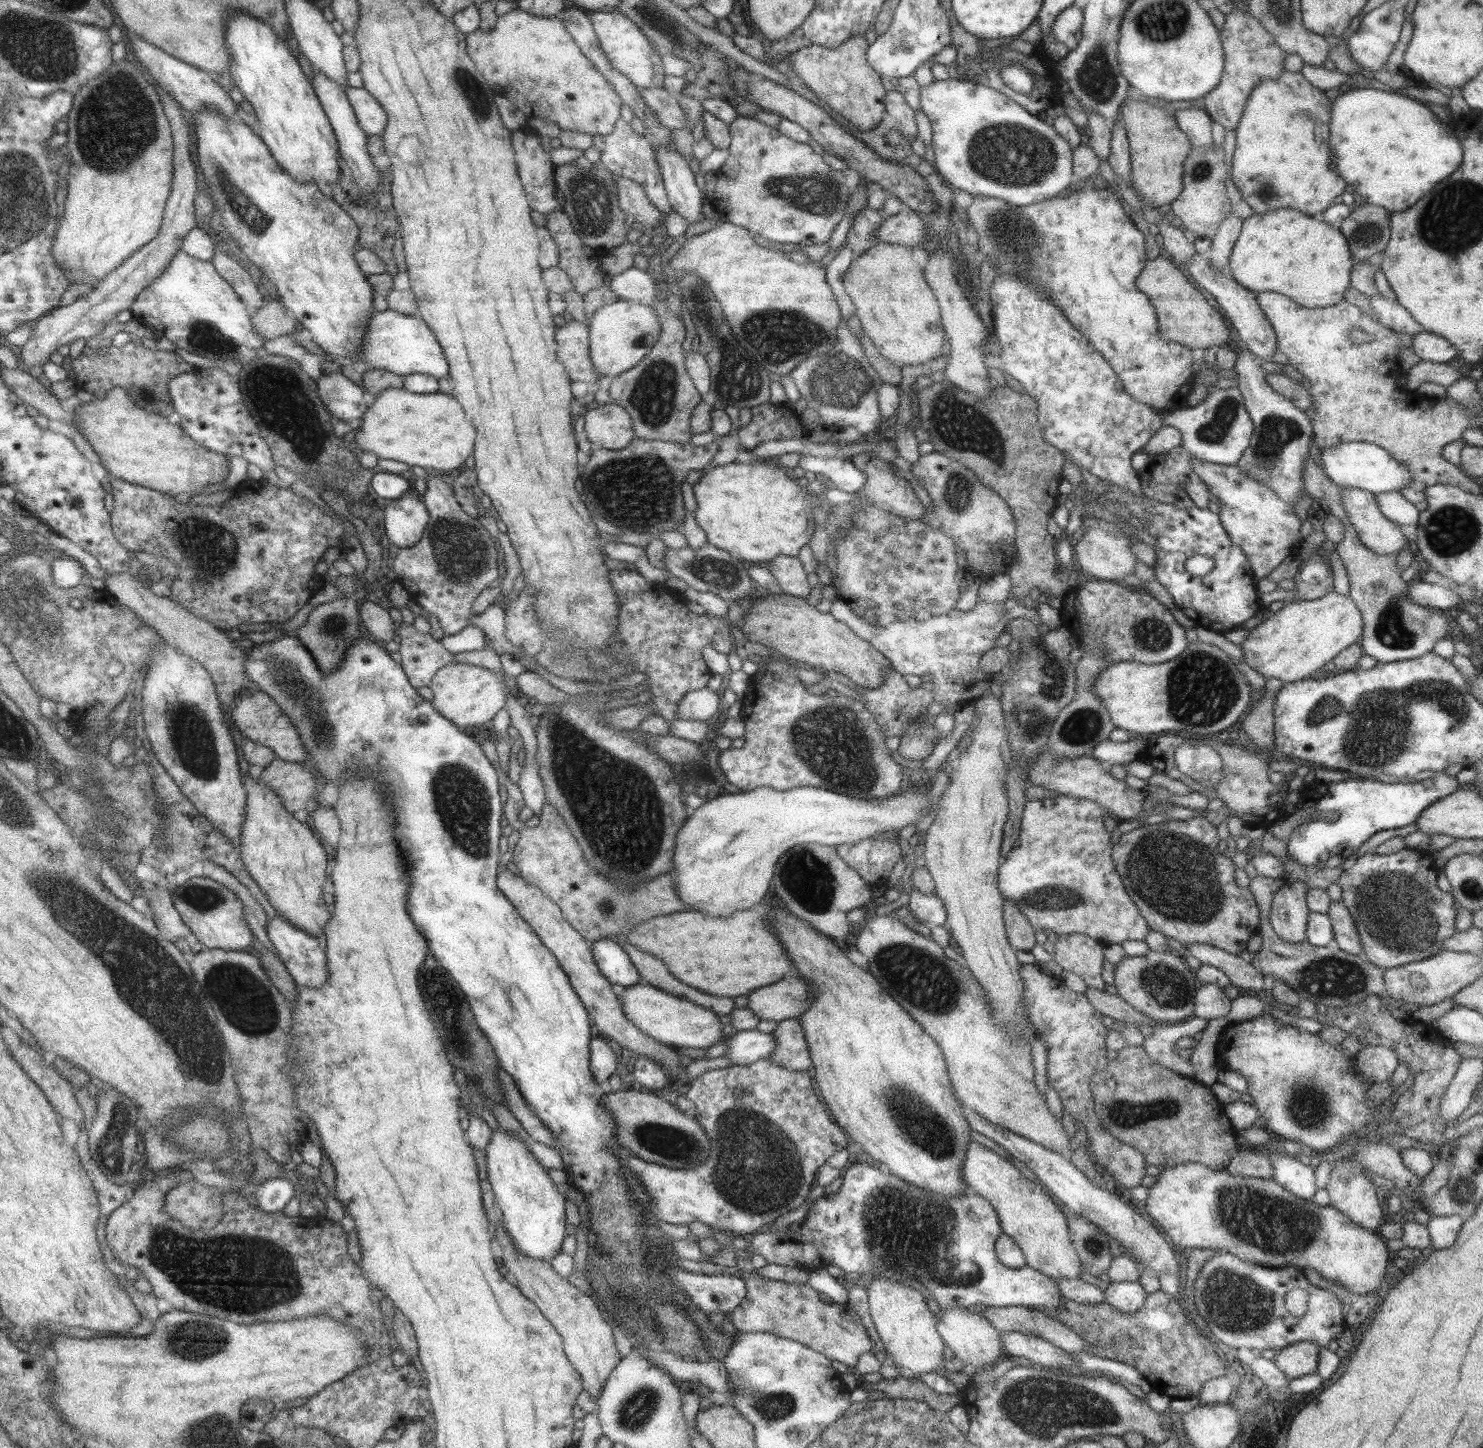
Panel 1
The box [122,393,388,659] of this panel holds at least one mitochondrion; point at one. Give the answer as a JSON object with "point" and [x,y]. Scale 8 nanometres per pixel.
{"point":[212,549]}

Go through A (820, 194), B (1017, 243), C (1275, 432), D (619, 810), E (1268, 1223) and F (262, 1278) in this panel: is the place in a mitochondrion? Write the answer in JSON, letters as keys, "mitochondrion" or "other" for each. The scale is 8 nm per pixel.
{"A":"mitochondrion","B":"mitochondrion","C":"mitochondrion","D":"mitochondrion","E":"mitochondrion","F":"mitochondrion"}

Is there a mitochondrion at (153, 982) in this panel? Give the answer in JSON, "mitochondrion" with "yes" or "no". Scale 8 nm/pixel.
{"mitochondrion":"yes"}

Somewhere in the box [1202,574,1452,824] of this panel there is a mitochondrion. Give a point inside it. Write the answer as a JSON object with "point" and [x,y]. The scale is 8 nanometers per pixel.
{"point":[1391,631]}

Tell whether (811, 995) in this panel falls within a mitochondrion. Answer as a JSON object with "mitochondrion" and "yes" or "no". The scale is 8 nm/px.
{"mitochondrion":"no"}

